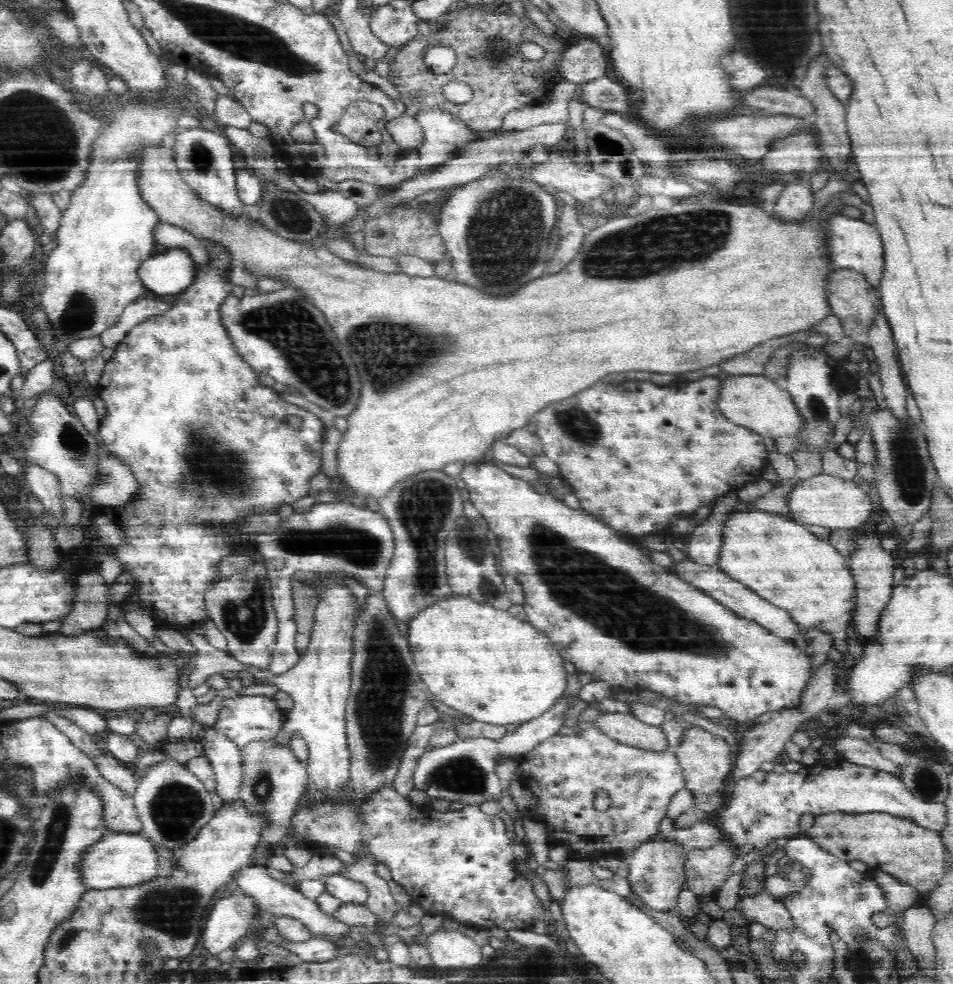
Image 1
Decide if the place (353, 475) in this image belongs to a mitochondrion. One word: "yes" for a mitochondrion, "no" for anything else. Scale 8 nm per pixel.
no

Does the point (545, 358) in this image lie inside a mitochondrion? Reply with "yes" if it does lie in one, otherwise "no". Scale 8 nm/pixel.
no

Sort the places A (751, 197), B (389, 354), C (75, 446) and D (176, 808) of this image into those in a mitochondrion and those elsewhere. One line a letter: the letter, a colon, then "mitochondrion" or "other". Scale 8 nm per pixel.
A: other
B: mitochondrion
C: mitochondrion
D: mitochondrion

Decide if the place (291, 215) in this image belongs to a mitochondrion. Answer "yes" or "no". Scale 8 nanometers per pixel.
yes

